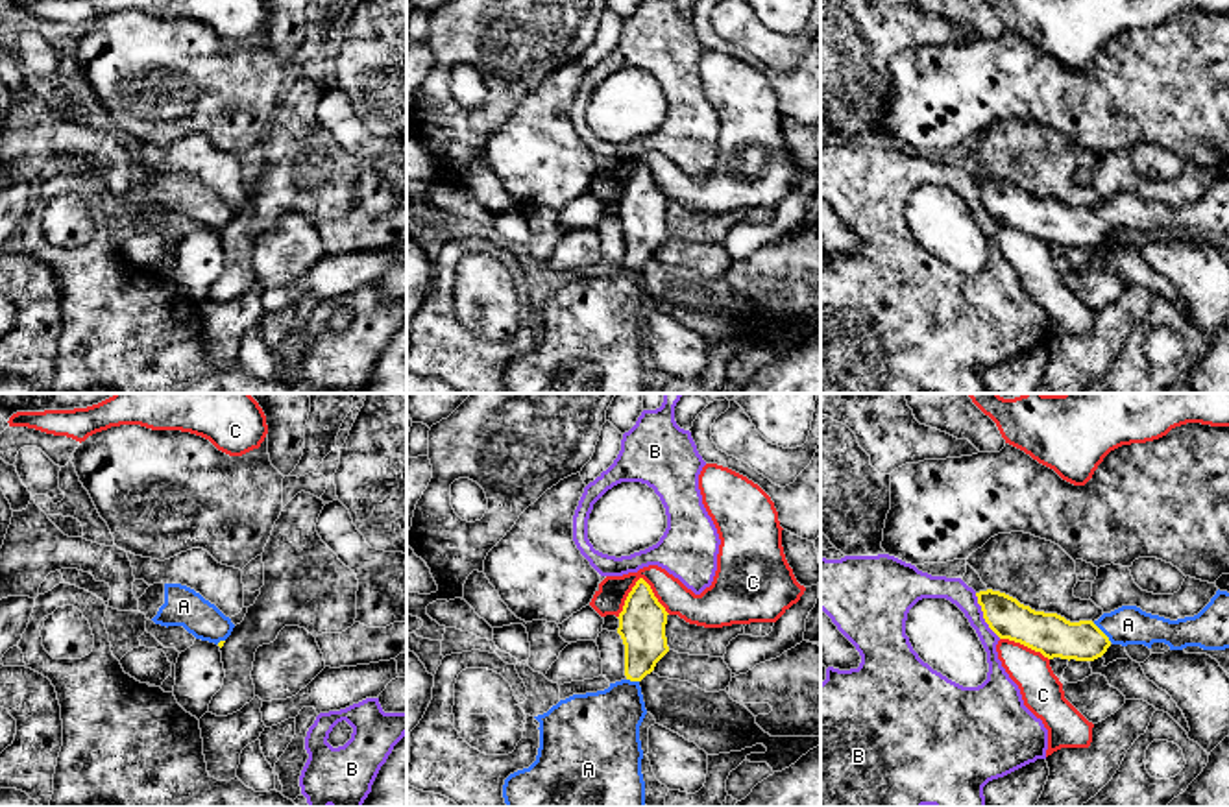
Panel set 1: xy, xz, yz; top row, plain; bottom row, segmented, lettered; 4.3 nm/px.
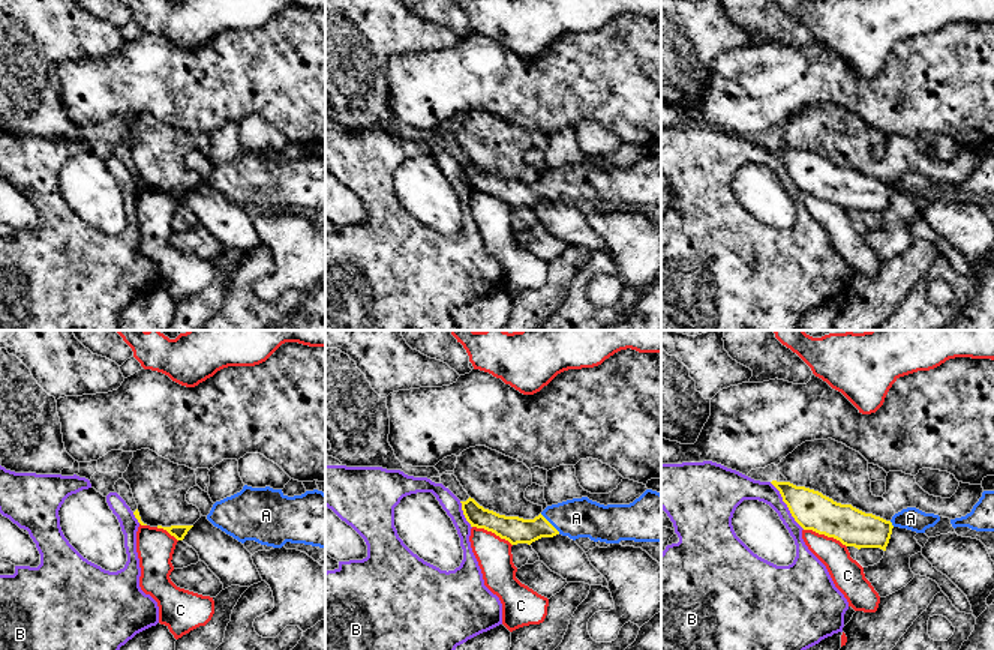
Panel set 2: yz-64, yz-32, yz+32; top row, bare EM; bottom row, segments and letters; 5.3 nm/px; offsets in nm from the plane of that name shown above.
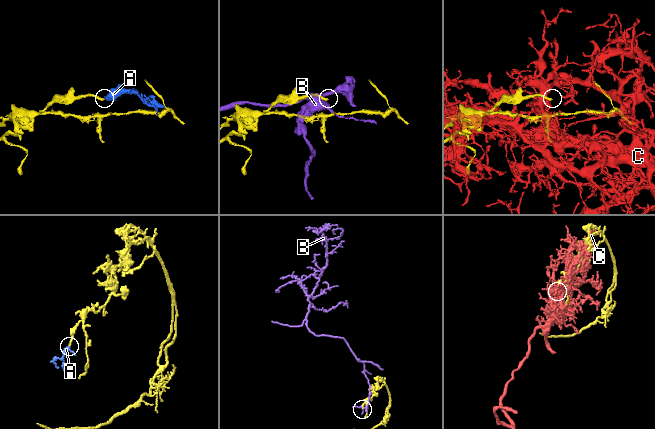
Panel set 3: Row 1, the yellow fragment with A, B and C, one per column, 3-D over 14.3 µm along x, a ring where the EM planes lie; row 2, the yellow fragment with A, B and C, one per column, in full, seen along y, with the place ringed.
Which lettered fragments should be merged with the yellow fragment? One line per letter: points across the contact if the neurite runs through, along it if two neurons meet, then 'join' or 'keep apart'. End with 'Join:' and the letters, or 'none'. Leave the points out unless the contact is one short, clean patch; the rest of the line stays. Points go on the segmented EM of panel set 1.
A: way yz (1050, 634), (1102, 632), (1128, 625); join
B: keep apart
C: keep apart
Join: A

